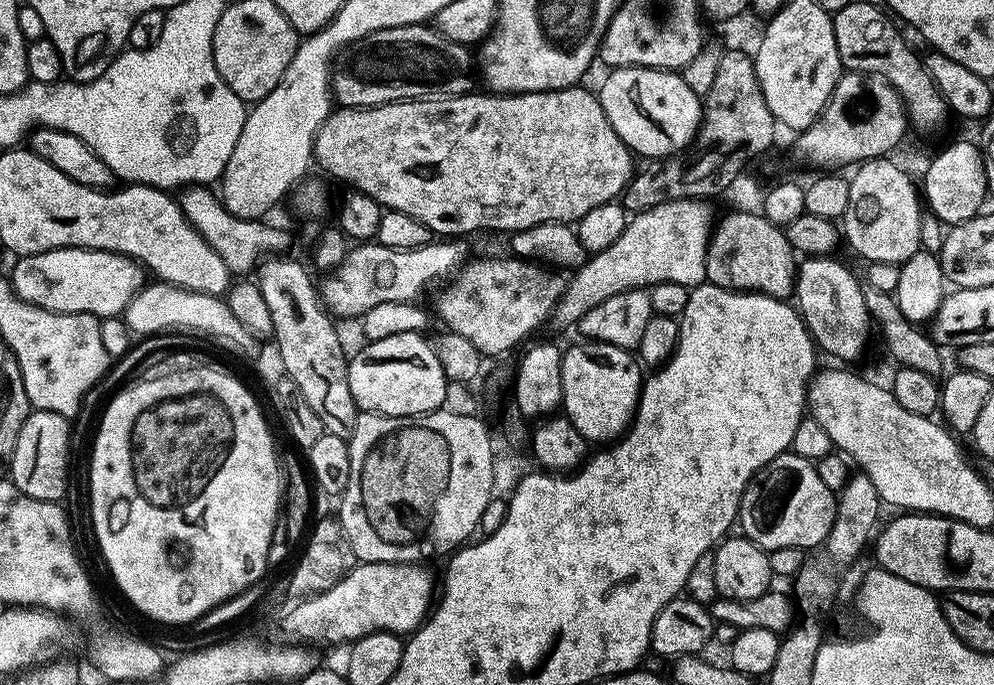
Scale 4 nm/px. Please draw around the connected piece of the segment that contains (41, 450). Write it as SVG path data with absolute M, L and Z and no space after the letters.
M29 411L10 461L10 479L22 494L30 494L30 498L39 500L63 501L64 491L68 488L68 424L69 417L62 414Z

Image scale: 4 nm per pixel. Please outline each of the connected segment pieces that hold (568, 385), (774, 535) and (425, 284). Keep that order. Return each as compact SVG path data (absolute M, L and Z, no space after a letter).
M599 342L580 343L584 344L572 344L569 348L565 347L562 352L562 394L564 395L562 412L584 435L585 441L604 440L600 442L608 442L619 437L631 421L642 387L641 365L629 349Z
M791 450L781 452L779 456L766 462L757 472L753 472L744 492L740 495L740 507L738 509L738 528L745 537L753 540L756 545L765 550L790 546L801 550L812 550L824 543L832 528L834 515L834 494L818 478L818 470L815 463Z
M360 242L357 243L355 246L349 247L348 251L346 252L344 256L344 260L341 261L339 265L337 265L335 268L333 268L331 271L327 273L323 278L325 278L324 281L319 281L318 284L318 296L319 299L322 301L325 309L333 317L339 318L339 316L355 316L359 317L361 314L363 314L365 311L367 311L368 308L374 307L380 302L398 302L398 303L404 303L408 304L409 302L412 302L412 300L416 300L419 298L420 295L423 294L424 288L428 288L431 286L432 283L435 282L435 280L444 280L447 281L449 277L453 275L465 263L466 256L464 256L464 248L462 245L463 243L460 242L433 242L430 244L427 244L426 246L418 246L414 250L398 250L397 248L391 248L390 246L382 246L381 244L375 243L375 242Z

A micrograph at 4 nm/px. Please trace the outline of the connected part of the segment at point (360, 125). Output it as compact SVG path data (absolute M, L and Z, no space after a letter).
M584 86L559 88L553 92L513 92L511 94L487 94L488 96L446 96L443 98L425 98L423 100L395 100L393 104L377 104L375 108L359 106L337 107L322 122L312 147L312 155L317 165L321 164L336 180L345 180L355 191L366 194L380 203L381 209L410 214L418 218L428 229L440 238L464 238L467 232L475 228L489 228L492 232L513 234L540 223L579 222L594 210L594 206L613 203L628 186L634 175L630 151L614 134L606 114L602 110L595 91L587 92Z

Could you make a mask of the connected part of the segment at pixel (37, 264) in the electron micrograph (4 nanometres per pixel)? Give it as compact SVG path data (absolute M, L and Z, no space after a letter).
M55 248L33 256L22 256L10 271L12 289L20 300L51 312L90 314L116 318L129 300L146 284L146 272L128 256L97 248Z

